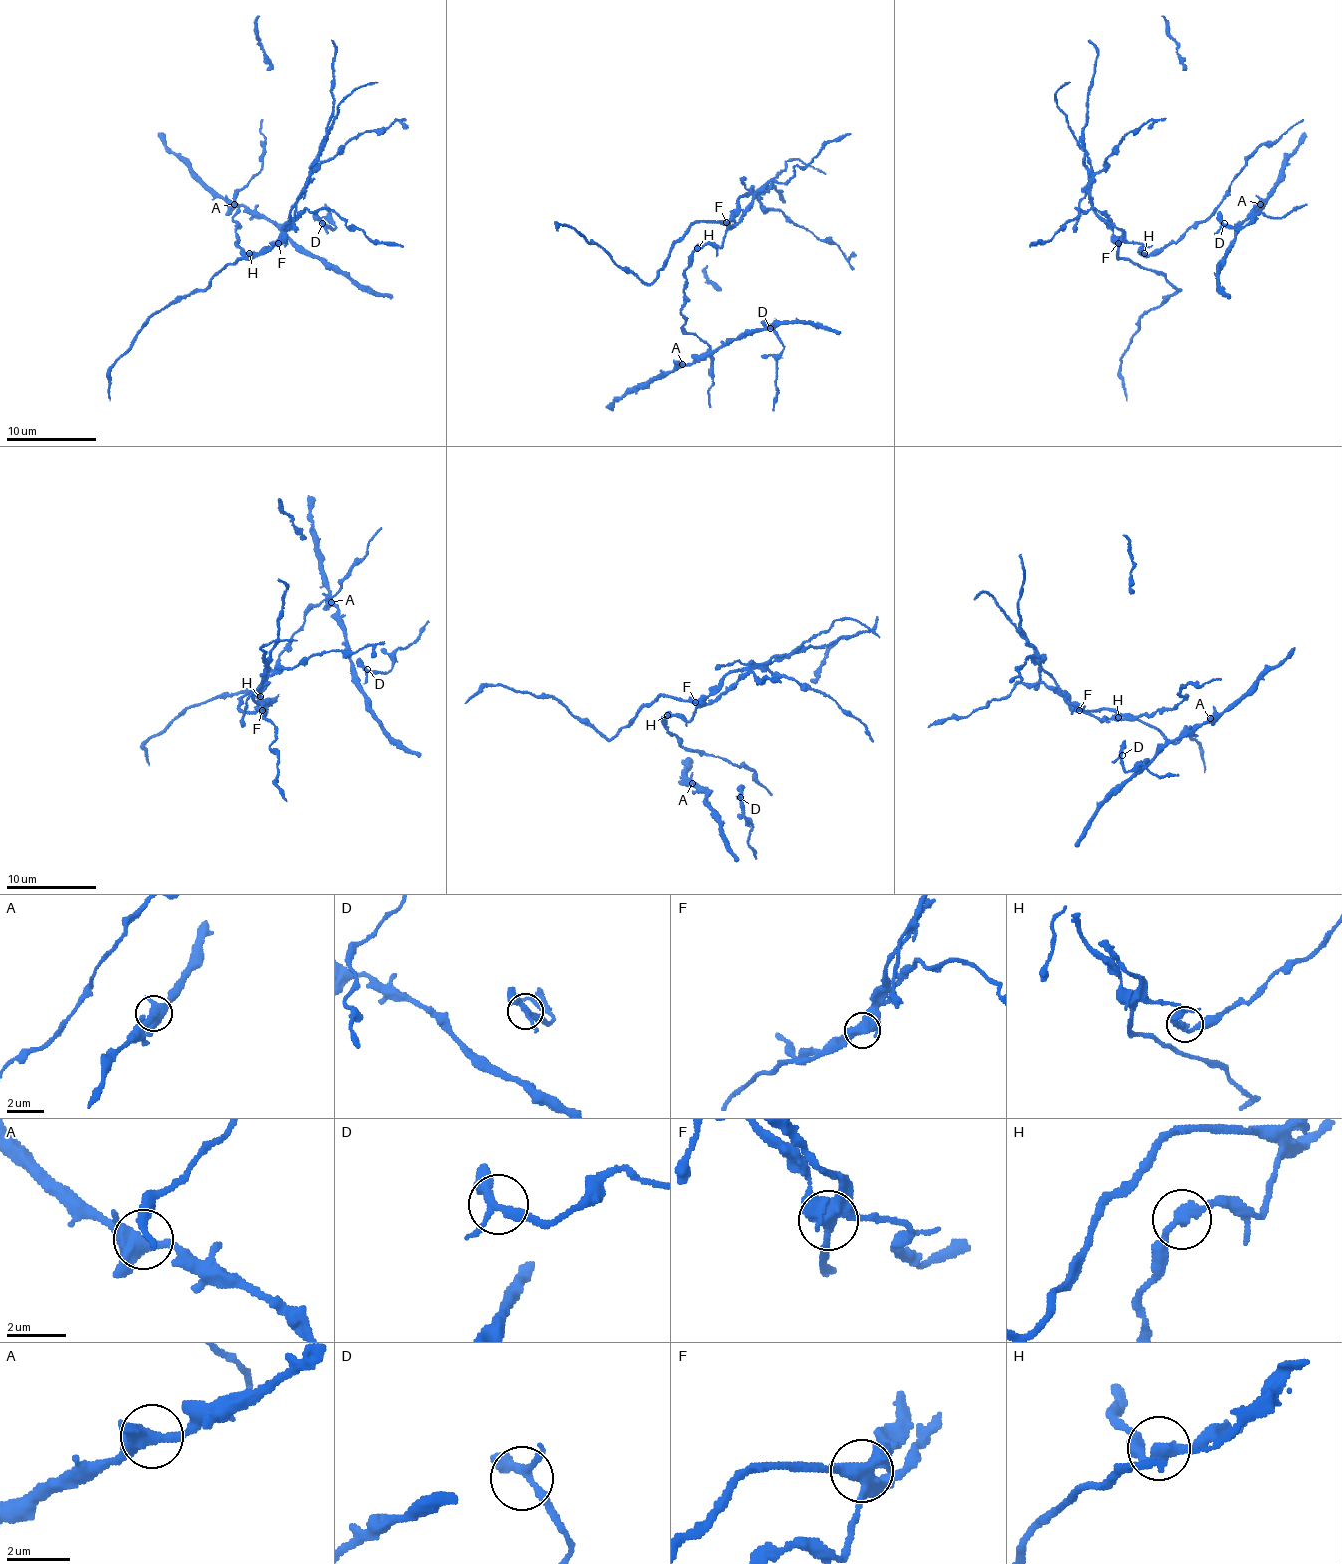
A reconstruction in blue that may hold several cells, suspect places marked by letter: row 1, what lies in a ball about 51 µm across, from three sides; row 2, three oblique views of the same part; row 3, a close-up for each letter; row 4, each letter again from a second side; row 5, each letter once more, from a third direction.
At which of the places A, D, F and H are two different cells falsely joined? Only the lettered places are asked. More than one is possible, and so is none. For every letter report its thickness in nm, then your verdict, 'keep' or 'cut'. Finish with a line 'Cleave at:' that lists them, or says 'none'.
A: calibre 440 nm; keep
D: calibre 240 nm; keep
F: calibre 440 nm; cut
H: calibre 340 nm; keep
Cleave at: F

